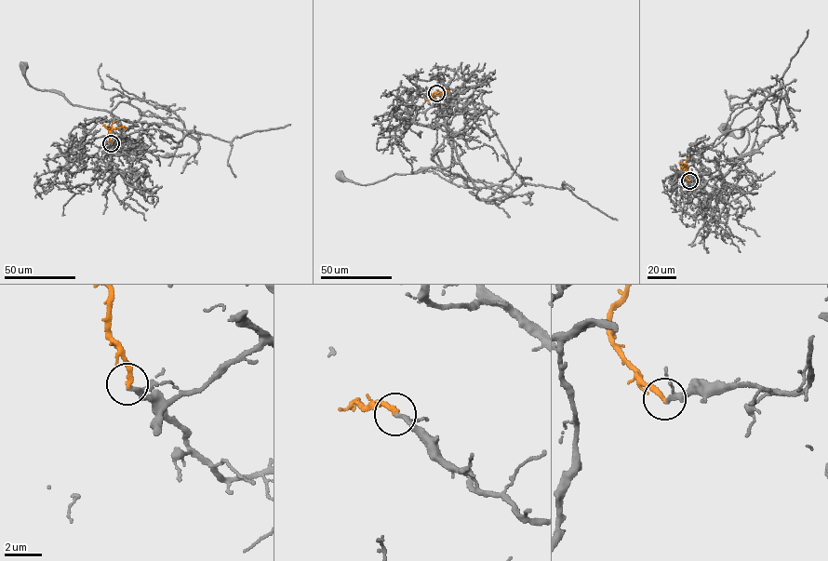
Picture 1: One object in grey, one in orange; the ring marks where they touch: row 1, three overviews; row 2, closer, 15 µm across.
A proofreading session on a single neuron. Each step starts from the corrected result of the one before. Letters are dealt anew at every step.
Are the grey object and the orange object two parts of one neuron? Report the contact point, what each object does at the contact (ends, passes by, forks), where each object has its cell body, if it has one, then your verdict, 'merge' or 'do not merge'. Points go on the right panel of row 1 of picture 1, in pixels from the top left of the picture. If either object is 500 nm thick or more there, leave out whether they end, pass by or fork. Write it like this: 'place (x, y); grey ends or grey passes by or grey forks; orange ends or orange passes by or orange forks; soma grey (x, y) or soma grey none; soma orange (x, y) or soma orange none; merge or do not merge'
place (689, 180); grey passes by; orange ends; soma grey (724, 127); soma orange none; merge

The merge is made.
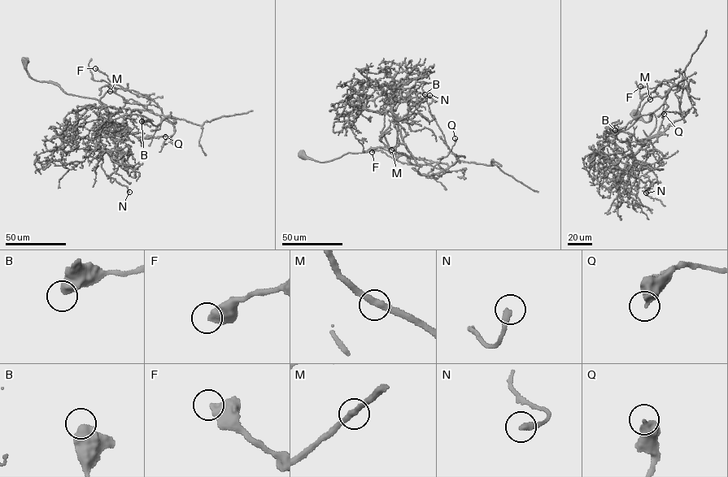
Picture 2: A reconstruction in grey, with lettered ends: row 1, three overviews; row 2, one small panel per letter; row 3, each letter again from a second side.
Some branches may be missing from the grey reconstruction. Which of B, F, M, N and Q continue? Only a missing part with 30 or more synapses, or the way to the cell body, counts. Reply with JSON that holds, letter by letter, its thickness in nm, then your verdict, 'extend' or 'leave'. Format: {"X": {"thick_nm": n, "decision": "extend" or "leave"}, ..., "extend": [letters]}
{"B": {"thick_nm": 650, "decision": "leave"}, "F": {"thick_nm": 550, "decision": "leave"}, "M": {"thick_nm": 280, "decision": "leave"}, "N": {"thick_nm": 300, "decision": "leave"}, "Q": {"thick_nm": 550, "decision": "leave"}, "extend": []}

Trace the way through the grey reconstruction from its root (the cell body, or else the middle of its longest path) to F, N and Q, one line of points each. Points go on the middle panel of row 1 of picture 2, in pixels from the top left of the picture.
F: (302, 155), (324, 162), (393, 147), (397, 130), (420, 174), (449, 166), (409, 164), (372, 152)
N: (302, 155), (324, 162), (349, 153), (393, 147), (398, 120), (386, 111), (399, 121), (429, 95)
Q: (302, 155), (324, 162), (393, 147), (397, 130), (412, 168), (433, 175), (450, 171), (438, 163), (455, 138)

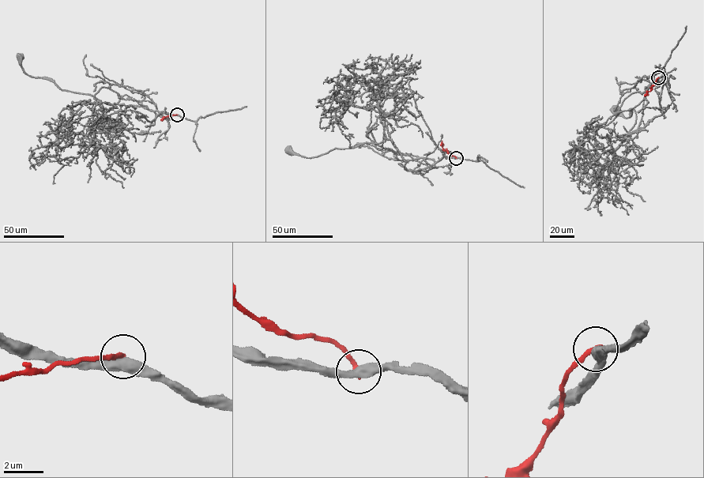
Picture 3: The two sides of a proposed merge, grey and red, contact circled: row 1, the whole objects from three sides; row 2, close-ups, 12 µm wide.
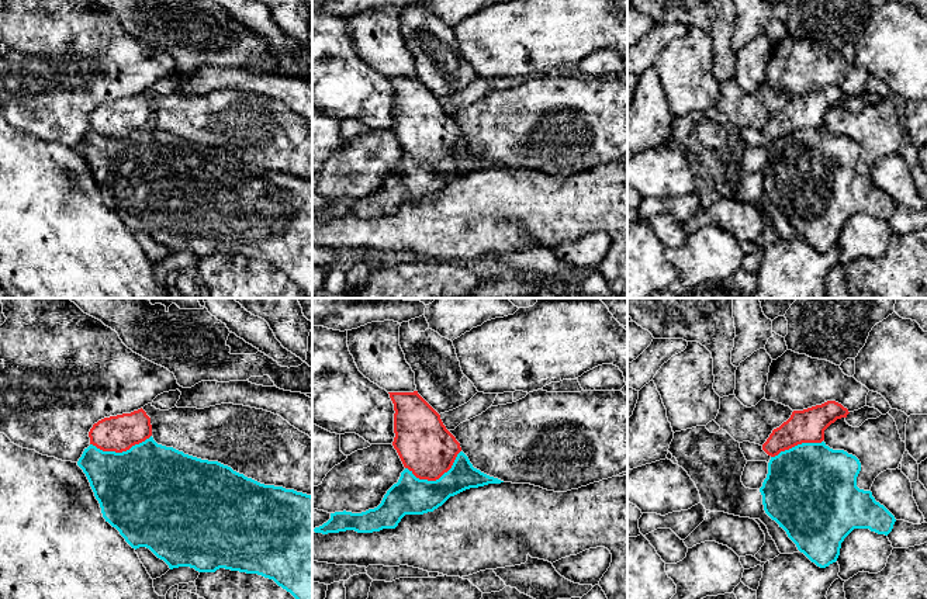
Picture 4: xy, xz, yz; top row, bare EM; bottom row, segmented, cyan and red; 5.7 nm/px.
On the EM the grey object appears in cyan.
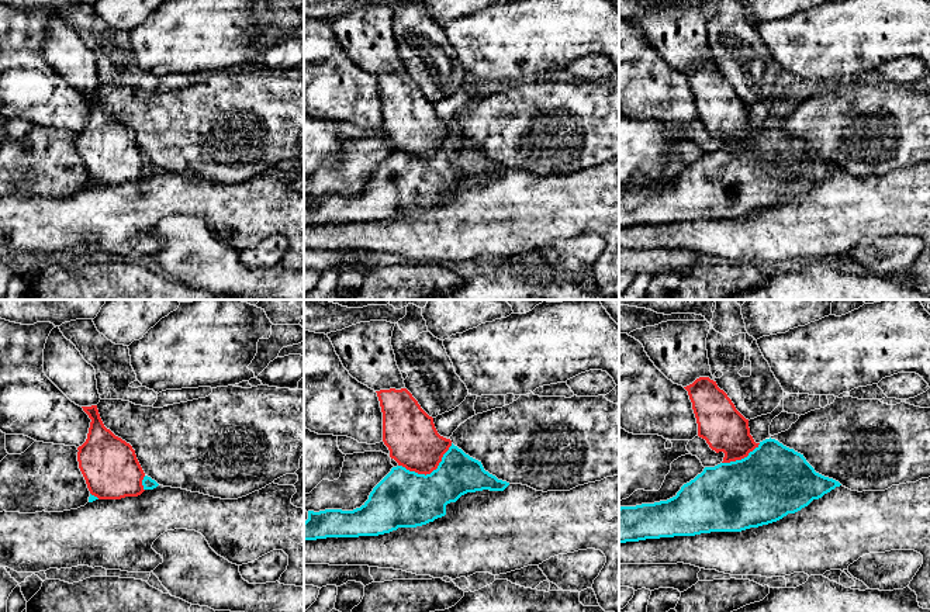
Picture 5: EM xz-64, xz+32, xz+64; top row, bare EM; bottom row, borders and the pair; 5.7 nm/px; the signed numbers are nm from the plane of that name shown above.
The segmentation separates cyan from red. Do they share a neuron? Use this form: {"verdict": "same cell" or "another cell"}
{"verdict": "another cell"}

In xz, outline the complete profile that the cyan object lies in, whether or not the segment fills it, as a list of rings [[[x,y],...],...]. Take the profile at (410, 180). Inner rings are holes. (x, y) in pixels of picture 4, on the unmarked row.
[[[460,136],[452,150],[436,166],[419,165],[405,153],[397,169],[384,180],[381,188],[362,198],[335,197],[315,218],[339,218],[354,215],[373,218],[383,214],[395,214],[405,200],[423,200],[442,191],[450,181],[466,174],[478,173],[504,166],[490,162],[474,153],[468,142]]]

